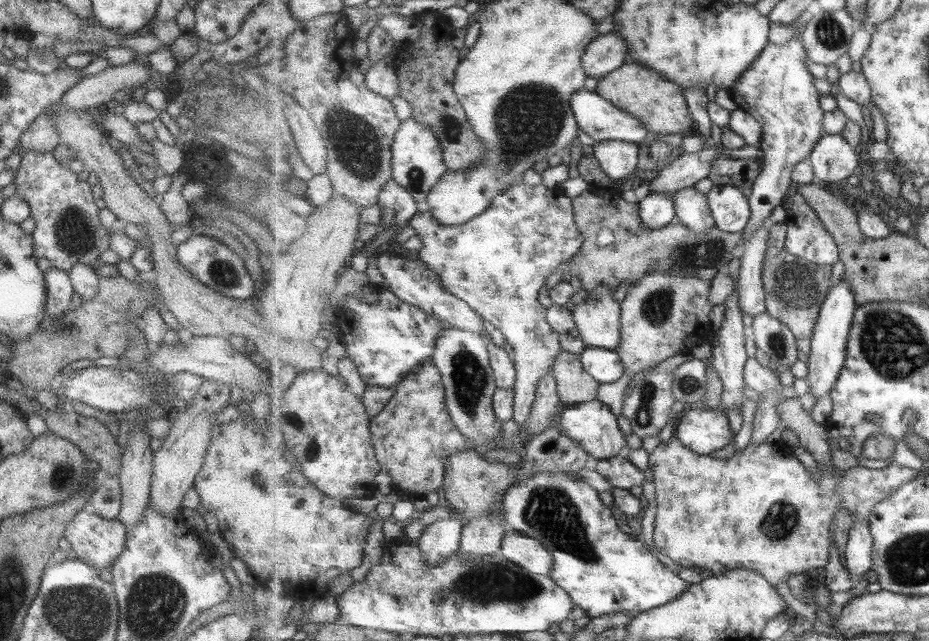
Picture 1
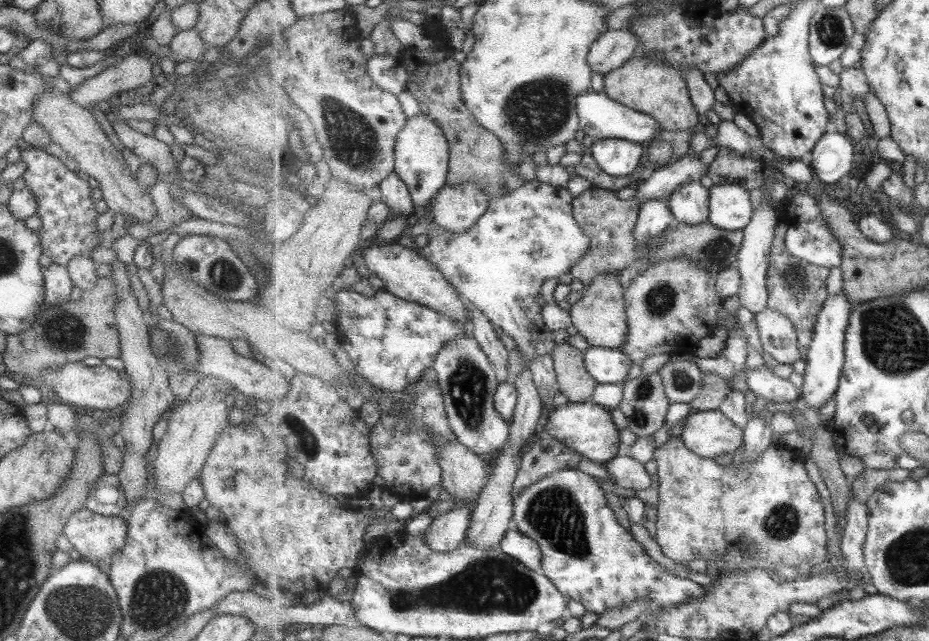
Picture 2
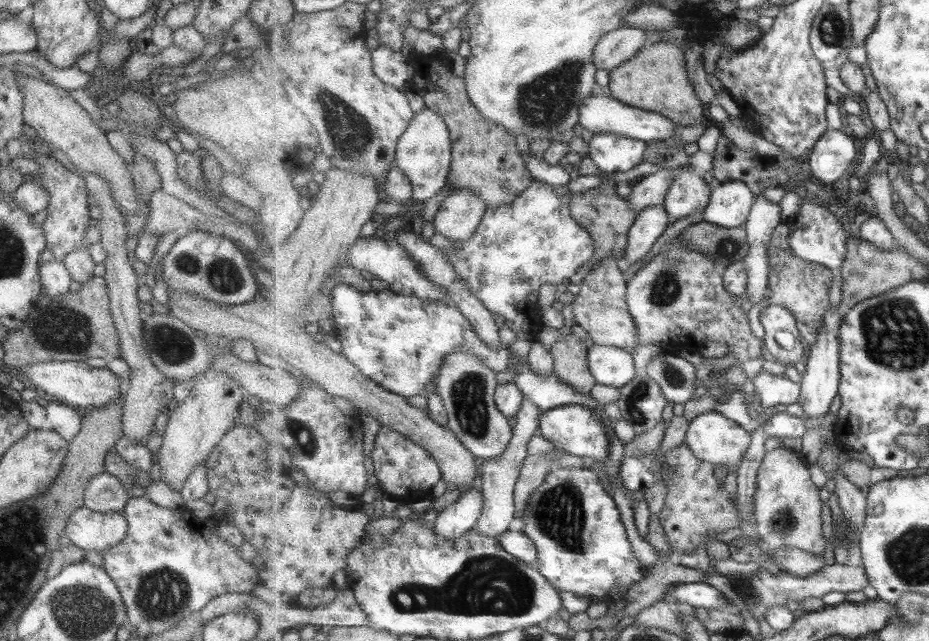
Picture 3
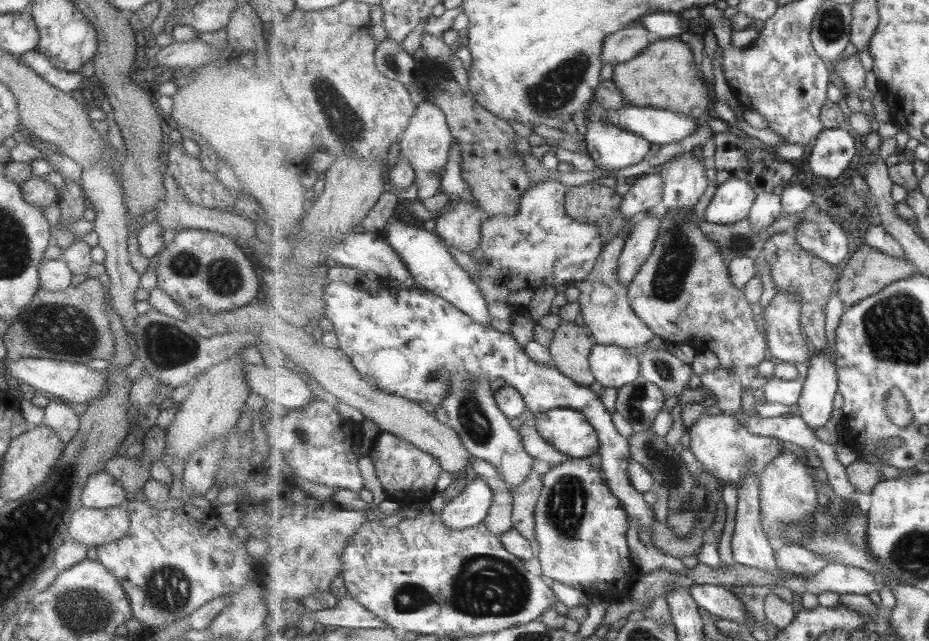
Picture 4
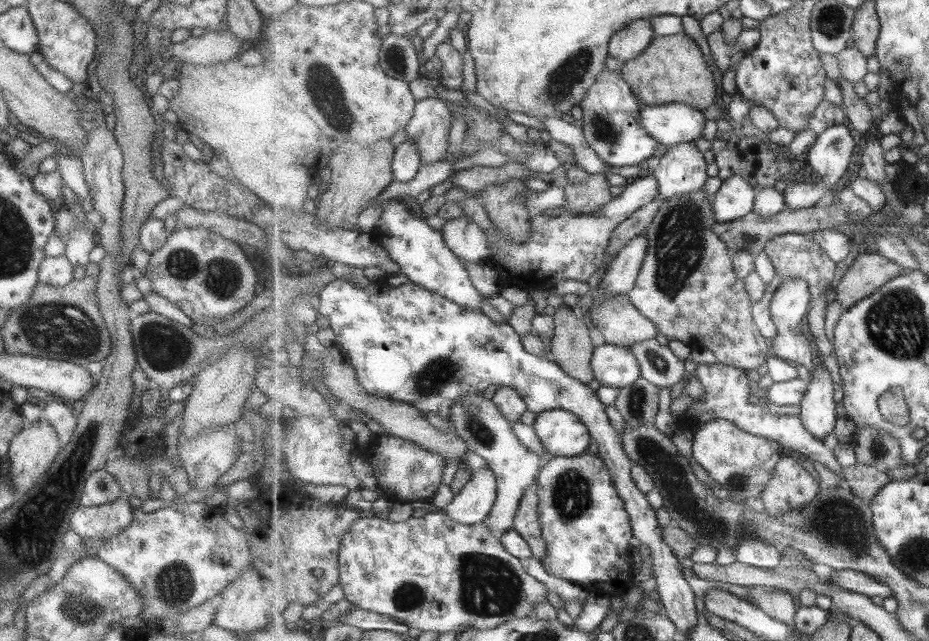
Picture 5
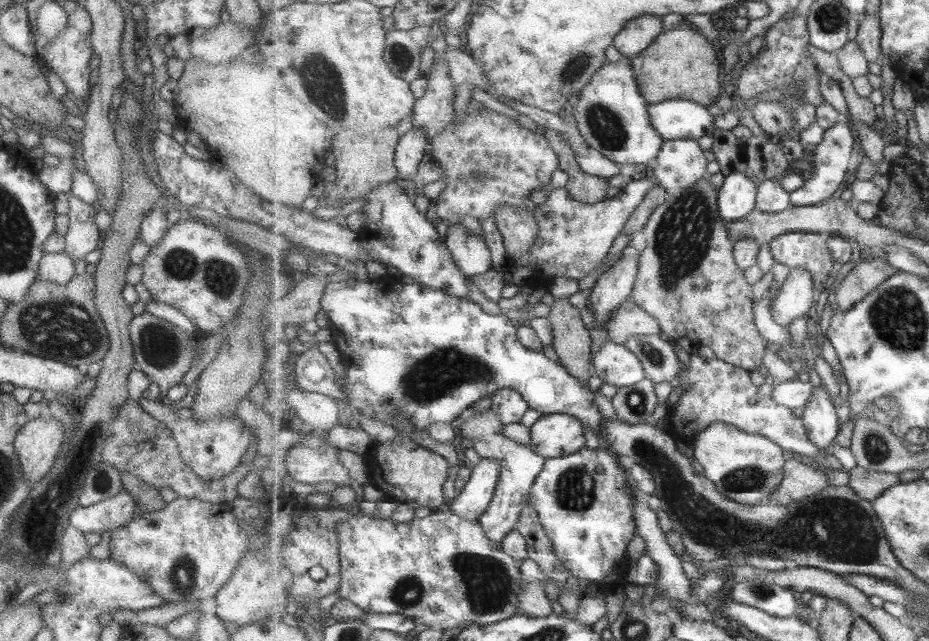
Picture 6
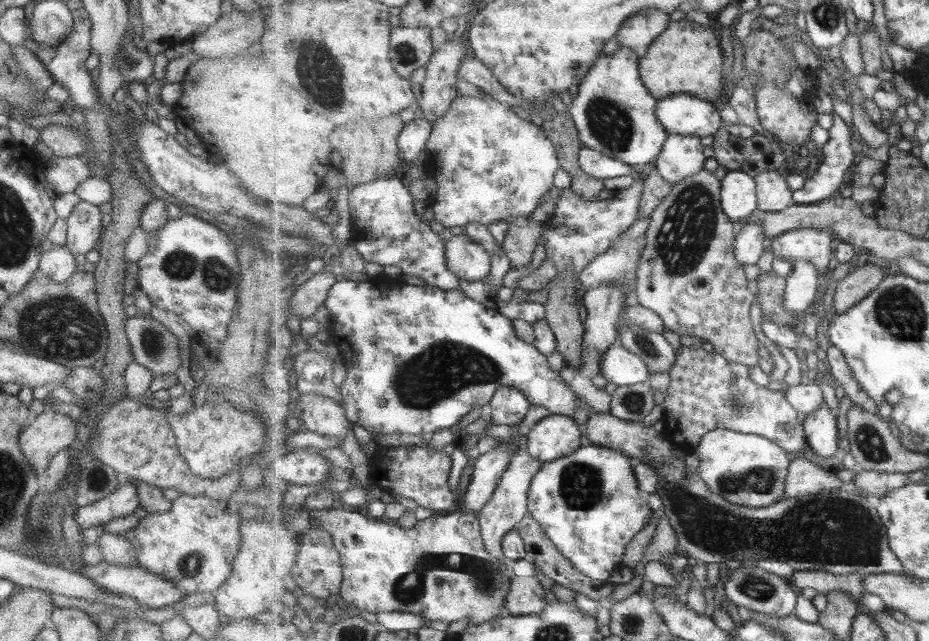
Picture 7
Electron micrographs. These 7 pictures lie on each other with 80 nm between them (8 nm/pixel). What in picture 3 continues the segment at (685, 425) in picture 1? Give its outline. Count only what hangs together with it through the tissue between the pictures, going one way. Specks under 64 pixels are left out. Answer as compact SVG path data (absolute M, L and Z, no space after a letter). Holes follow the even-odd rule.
M707 412L690 421L686 443L691 450L702 461L717 464L724 464L729 469L737 468L750 449L752 443L752 433L747 432L740 424L734 420L719 414L719 412Z

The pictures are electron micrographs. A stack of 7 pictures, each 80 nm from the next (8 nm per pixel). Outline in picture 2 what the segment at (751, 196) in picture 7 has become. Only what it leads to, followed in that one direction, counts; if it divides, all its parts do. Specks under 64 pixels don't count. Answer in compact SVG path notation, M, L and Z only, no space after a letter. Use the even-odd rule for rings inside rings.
M741 184L710 187L710 223L717 228L739 231L747 228L756 207L748 190Z

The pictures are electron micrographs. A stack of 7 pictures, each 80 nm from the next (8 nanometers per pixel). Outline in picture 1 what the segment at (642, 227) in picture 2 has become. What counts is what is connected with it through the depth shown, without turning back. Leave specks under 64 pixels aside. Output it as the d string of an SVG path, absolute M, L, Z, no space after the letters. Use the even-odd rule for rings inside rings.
M649 191L647 196L639 201L640 213L644 220L646 229L656 229L667 226L677 221L677 213L675 208L675 199L673 193L653 192Z

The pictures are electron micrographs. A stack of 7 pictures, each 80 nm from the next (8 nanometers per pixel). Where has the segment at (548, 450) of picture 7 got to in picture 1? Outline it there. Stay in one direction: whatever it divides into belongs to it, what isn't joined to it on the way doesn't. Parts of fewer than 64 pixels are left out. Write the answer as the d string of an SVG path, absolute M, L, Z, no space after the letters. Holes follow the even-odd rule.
M599 400L563 407L560 414L557 426L561 427L564 435L569 435L575 442L583 446L594 461L616 457L629 444L617 422L617 416Z

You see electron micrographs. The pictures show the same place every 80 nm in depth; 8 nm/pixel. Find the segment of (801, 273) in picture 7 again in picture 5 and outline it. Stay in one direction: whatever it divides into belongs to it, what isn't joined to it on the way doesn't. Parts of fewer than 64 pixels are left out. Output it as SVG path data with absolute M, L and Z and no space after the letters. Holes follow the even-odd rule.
M793 279L787 281L787 283L783 283L775 296L773 296L771 304L771 315L773 316L773 322L775 322L779 334L777 334L777 338L770 342L772 354L787 359L793 364L808 366L813 372L817 368L816 362L818 356L811 350L811 346L808 344L808 335L805 333L801 335L801 332L804 332L805 328L799 328L799 326L802 327L805 325L803 320L809 314L809 308L811 308L811 291L809 291L809 285L805 281Z

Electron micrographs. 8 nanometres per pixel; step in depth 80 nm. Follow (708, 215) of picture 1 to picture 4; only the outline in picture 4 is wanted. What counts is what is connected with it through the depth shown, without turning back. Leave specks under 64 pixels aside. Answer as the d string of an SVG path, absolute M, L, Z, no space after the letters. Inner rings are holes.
M681 153L662 166L664 178L664 204L667 211L695 206L701 202L701 196L709 188L709 178L705 170L709 164L701 165L696 155Z

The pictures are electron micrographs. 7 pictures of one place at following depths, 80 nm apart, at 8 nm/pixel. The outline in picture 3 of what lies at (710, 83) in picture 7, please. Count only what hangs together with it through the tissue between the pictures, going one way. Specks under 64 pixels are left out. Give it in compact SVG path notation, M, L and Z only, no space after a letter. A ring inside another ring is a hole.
M646 43L635 59L609 72L609 95L635 108L658 112L678 126L697 126L707 118L706 107L699 100L688 77L685 49L673 43Z

